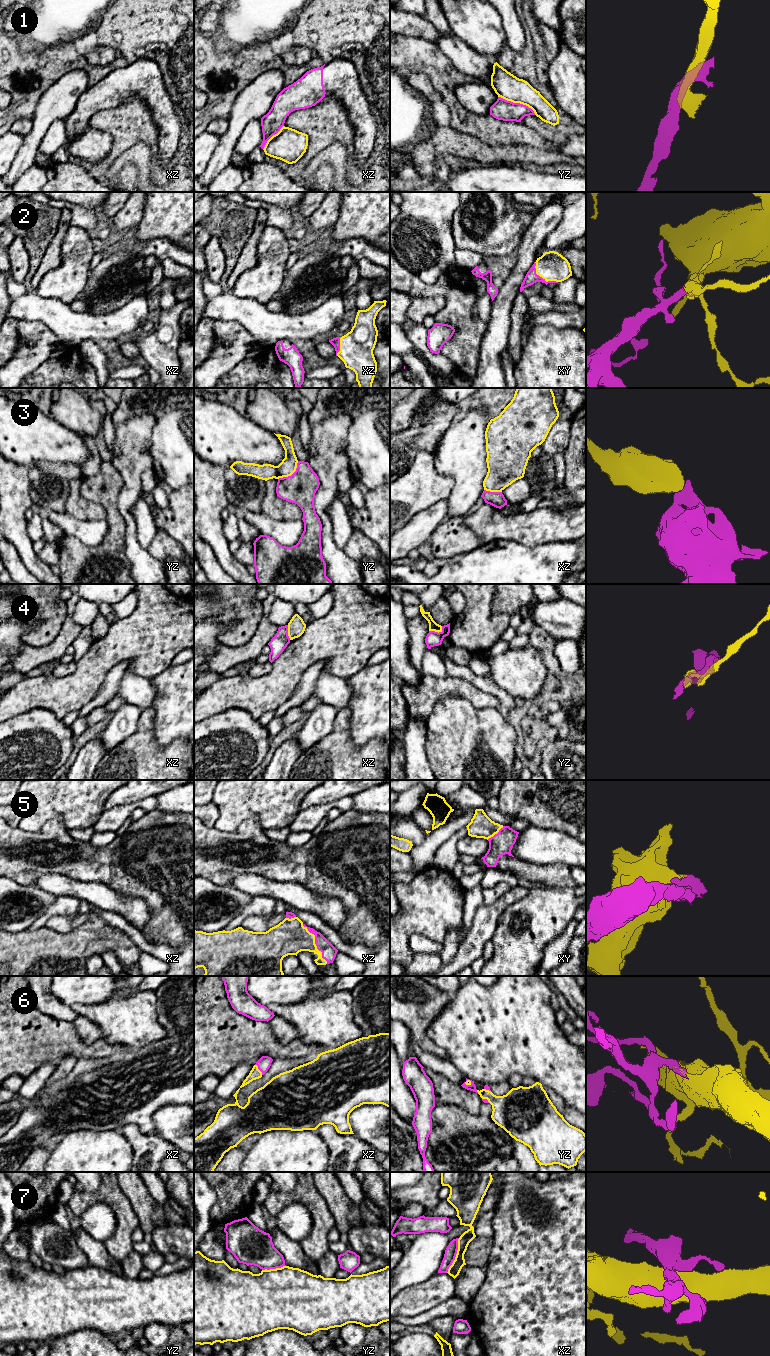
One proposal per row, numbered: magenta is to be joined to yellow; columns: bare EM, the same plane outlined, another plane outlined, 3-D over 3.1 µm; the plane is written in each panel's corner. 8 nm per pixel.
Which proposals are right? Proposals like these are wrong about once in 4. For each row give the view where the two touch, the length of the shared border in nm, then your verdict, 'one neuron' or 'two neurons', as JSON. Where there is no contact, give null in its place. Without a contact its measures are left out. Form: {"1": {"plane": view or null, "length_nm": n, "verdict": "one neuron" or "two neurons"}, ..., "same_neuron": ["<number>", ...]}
{"1": {"plane": "yz", "length_nm": 340, "verdict": "one neuron"}, "2": {"plane": "xy", "length_nm": 260, "verdict": "one neuron"}, "3": {"plane": "yz", "length_nm": 220, "verdict": "two neurons"}, "4": {"plane": "yz", "length_nm": 120, "verdict": "two neurons"}, "5": {"plane": "xz", "length_nm": 380, "verdict": "one neuron"}, "6": {"plane": "xz", "length_nm": 110, "verdict": "one neuron"}, "7": {"plane": "xz", "length_nm": 300, "verdict": "two neurons"}, "same_neuron": ["1", "2", "5", "6"]}

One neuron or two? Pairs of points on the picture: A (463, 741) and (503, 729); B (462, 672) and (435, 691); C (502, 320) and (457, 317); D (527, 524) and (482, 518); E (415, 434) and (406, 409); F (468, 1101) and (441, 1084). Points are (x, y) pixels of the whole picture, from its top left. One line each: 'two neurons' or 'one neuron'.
A: one neuron
B: two neurons
C: two neurons
D: one neuron
E: two neurons
F: one neuron

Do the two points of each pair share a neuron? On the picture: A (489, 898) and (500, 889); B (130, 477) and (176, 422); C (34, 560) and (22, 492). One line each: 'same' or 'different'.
A: same
B: different
C: same

